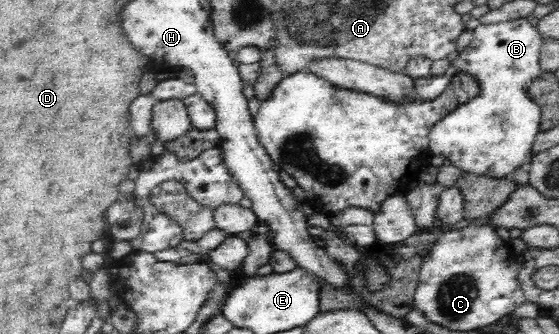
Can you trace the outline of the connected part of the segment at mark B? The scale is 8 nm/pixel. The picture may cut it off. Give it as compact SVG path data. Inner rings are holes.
M518 18L499 24L480 23L474 28L473 38L468 47L459 53L455 60L449 63L444 74L429 77L419 77L413 80L415 98L431 100L437 98L445 90L451 78L457 72L468 72L481 85L481 92L465 104L460 104L455 110L447 113L430 132L428 153L449 159L451 165L464 173L489 176L489 178L508 178L516 169L527 168L532 160L531 146L535 136L539 134L539 118L541 109L527 95L527 90L542 73L540 65L540 48L542 36L537 27L531 25L527 18Z

